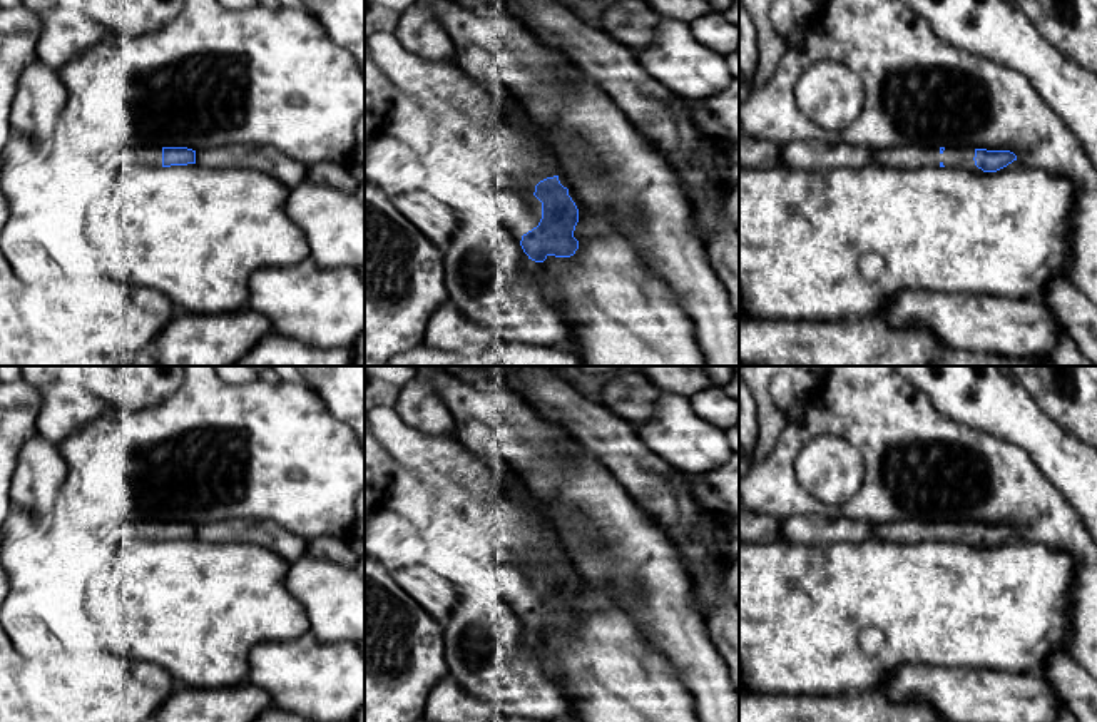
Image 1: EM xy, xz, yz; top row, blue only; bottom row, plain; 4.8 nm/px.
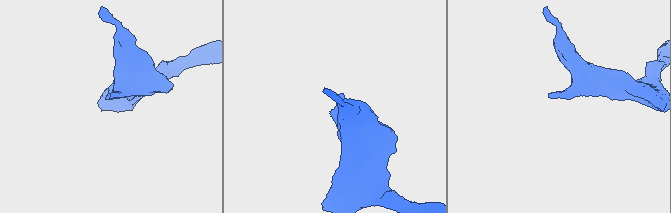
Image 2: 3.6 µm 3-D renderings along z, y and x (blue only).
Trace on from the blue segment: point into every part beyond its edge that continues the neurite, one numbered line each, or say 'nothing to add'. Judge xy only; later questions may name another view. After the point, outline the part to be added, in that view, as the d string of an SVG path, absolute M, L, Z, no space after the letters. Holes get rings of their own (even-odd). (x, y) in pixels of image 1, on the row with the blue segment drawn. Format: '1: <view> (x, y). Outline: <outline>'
1: xy (153, 156). Outline: M154 147L145 152L145 160L154 167L162 167L162 147Z

